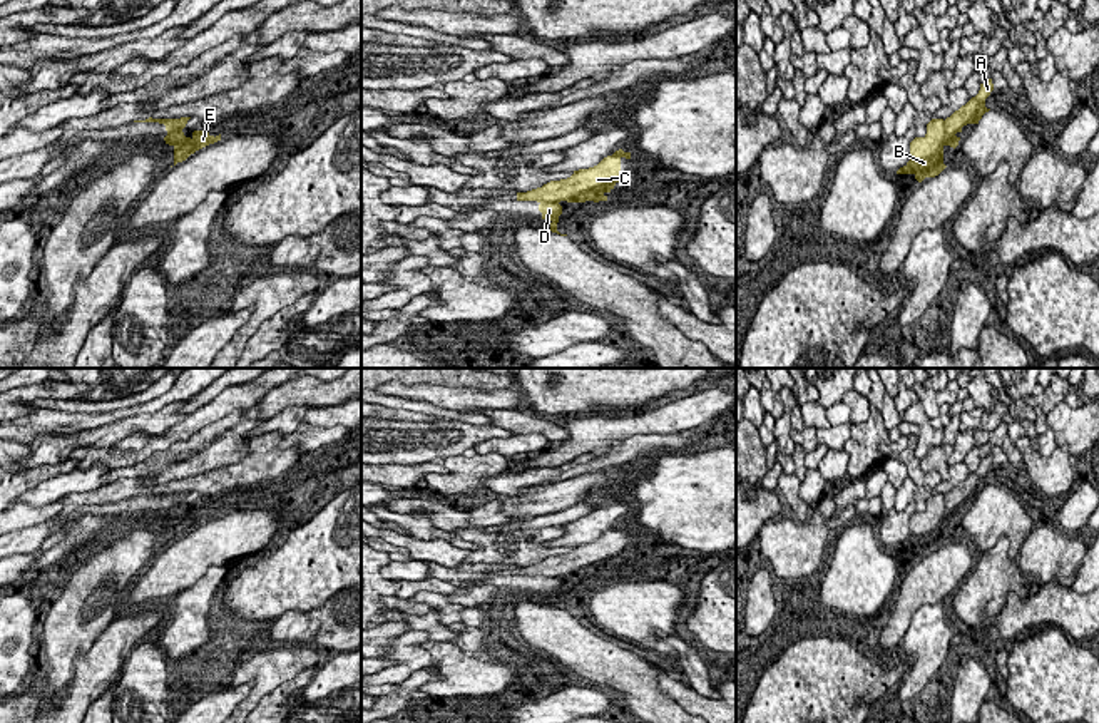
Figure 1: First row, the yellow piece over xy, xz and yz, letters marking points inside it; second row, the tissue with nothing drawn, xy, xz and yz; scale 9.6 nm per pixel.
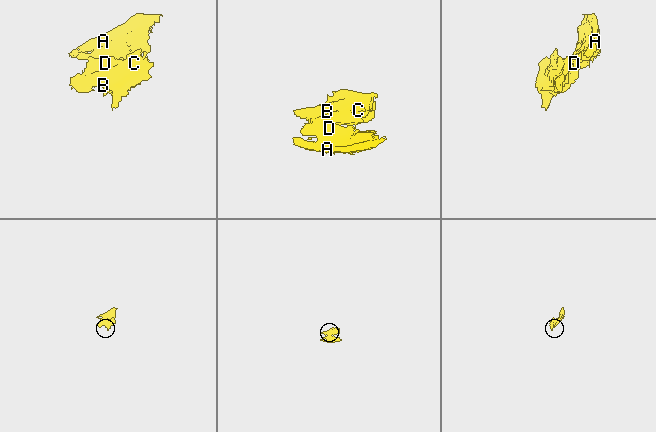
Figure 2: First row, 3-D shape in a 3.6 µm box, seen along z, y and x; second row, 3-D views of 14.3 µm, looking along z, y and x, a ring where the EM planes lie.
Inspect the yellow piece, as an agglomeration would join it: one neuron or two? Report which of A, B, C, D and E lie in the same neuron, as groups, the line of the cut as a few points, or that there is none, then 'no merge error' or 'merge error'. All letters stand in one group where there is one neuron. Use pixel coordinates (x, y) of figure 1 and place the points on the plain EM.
groups A D / B C E; cut yz (944, 496), (944, 504), (955, 512); merge error

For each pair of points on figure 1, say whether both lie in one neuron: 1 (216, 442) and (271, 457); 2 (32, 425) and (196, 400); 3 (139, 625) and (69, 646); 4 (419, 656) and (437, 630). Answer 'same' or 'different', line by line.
1: different
2: different
3: different
4: different

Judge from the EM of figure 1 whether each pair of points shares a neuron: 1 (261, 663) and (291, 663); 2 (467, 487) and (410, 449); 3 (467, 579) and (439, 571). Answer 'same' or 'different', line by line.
1: same
2: different
3: same

